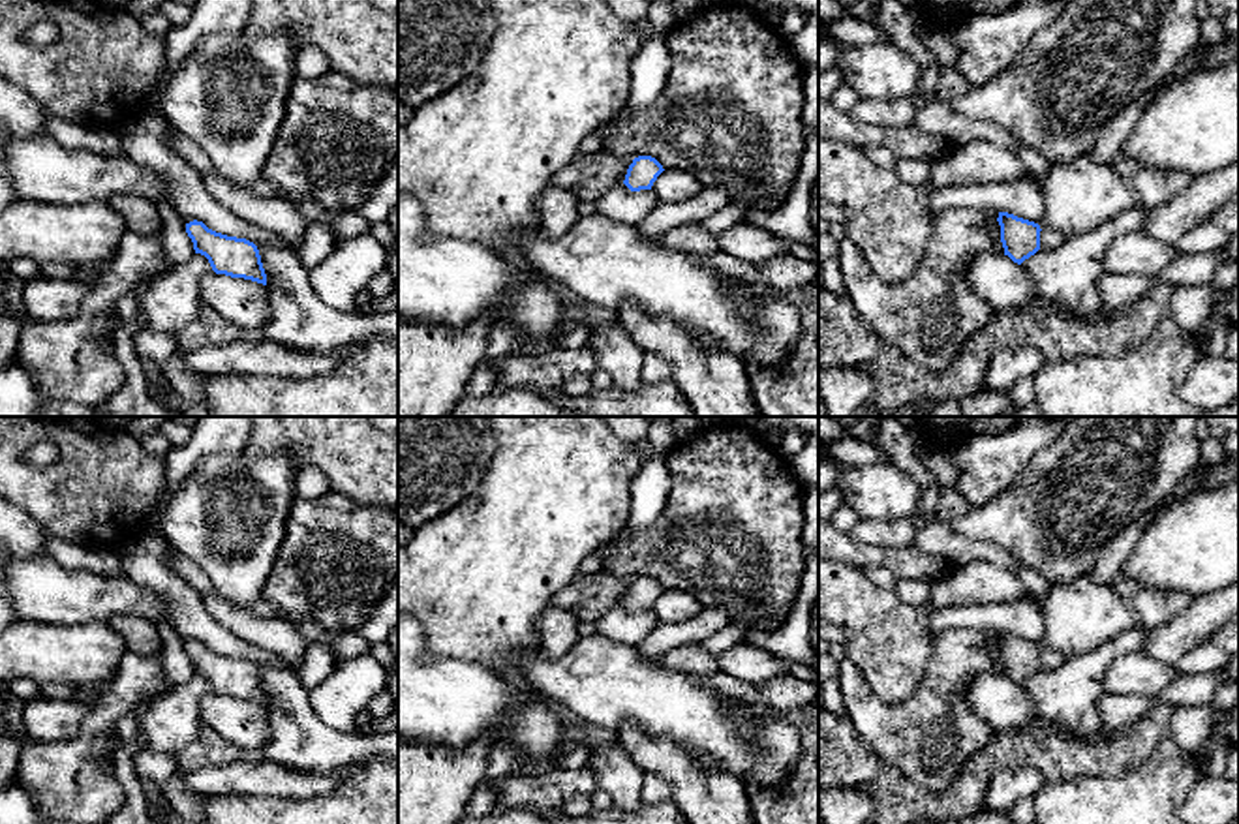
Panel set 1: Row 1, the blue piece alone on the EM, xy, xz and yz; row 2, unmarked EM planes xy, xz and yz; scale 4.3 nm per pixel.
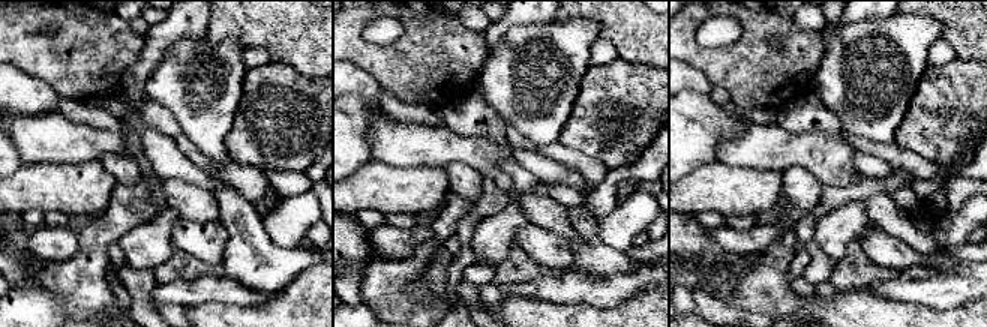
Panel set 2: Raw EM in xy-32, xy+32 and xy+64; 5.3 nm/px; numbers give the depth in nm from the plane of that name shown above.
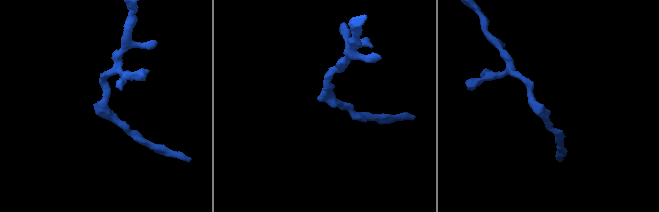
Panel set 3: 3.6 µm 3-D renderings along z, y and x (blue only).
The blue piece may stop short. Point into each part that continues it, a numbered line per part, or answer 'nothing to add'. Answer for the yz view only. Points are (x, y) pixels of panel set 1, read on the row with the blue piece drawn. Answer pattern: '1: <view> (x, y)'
1: yz (1080, 194)

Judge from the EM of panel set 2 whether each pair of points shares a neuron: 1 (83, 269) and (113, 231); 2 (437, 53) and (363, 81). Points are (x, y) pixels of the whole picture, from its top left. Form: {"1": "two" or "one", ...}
{"1": "one", "2": "two"}

